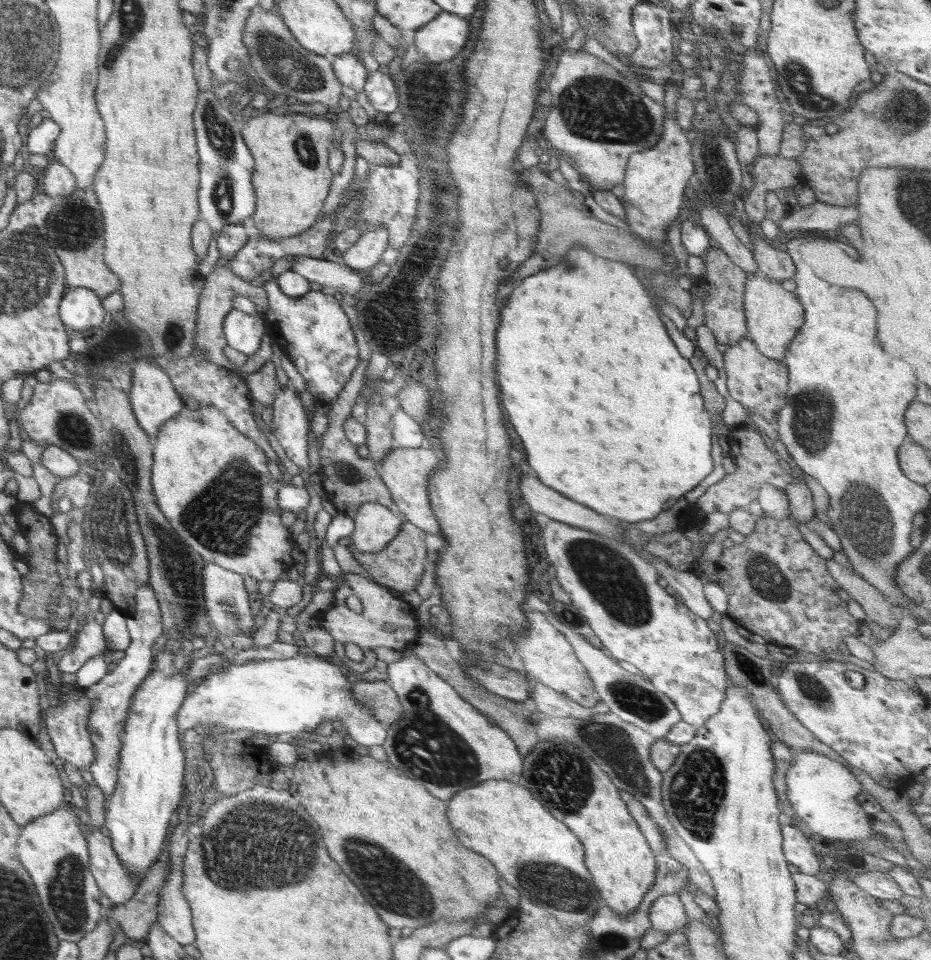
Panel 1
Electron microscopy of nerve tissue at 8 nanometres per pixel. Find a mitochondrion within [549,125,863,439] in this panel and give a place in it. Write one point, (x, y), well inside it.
(718, 174)

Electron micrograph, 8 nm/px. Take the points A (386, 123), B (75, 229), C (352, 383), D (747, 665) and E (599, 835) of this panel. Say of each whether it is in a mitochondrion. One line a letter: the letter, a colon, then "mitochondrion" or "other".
A: other
B: mitochondrion
C: other
D: mitochondrion
E: other

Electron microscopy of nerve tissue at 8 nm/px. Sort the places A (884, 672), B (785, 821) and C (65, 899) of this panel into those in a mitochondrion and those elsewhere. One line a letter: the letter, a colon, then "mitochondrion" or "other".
A: other
B: other
C: mitochondrion

